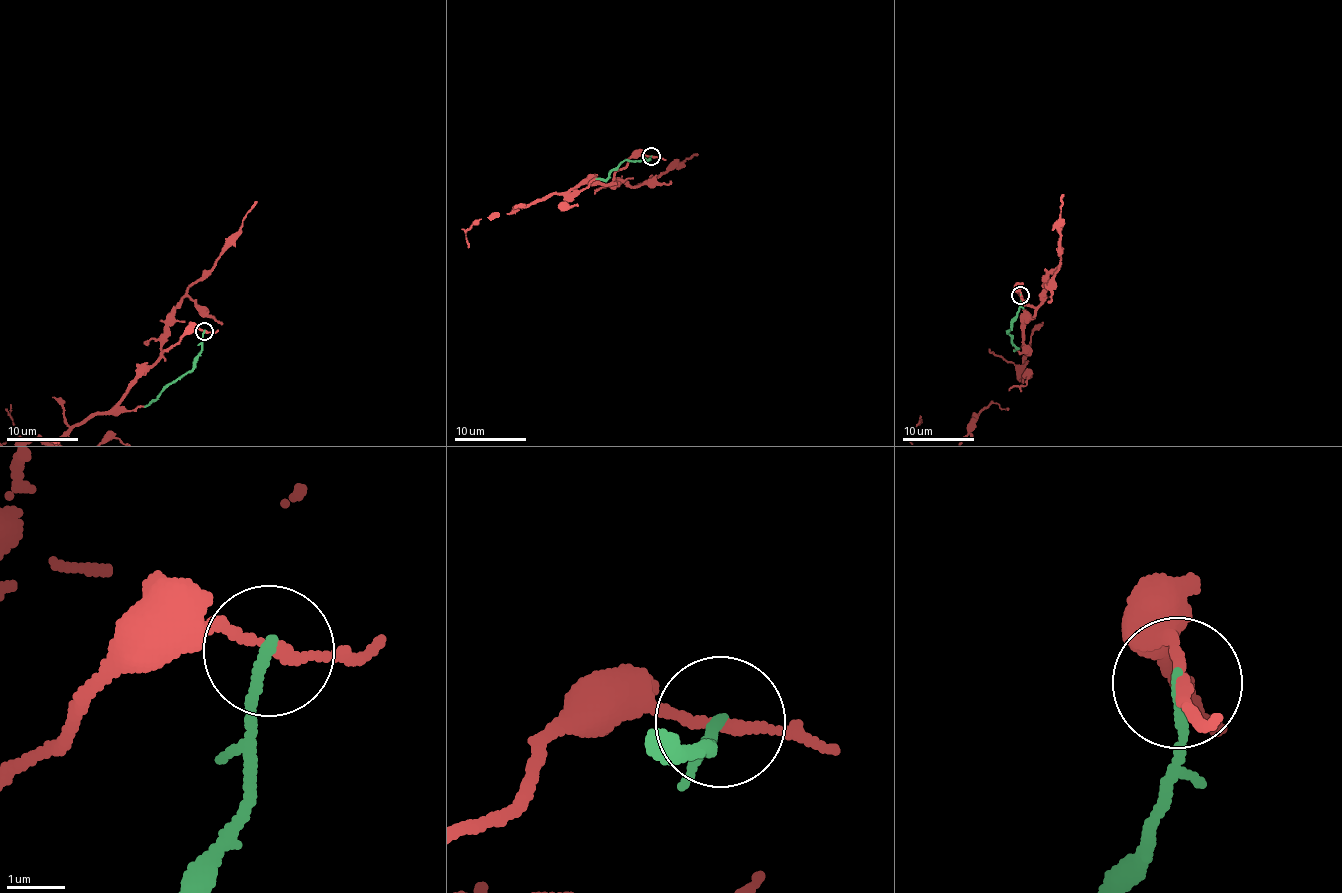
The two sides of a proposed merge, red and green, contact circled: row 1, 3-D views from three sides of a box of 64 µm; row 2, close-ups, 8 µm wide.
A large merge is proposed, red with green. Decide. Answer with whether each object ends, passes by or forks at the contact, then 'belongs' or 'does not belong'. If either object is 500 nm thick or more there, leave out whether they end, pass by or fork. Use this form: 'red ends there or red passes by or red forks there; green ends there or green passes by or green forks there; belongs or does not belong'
red passes by; green ends there; does not belong

